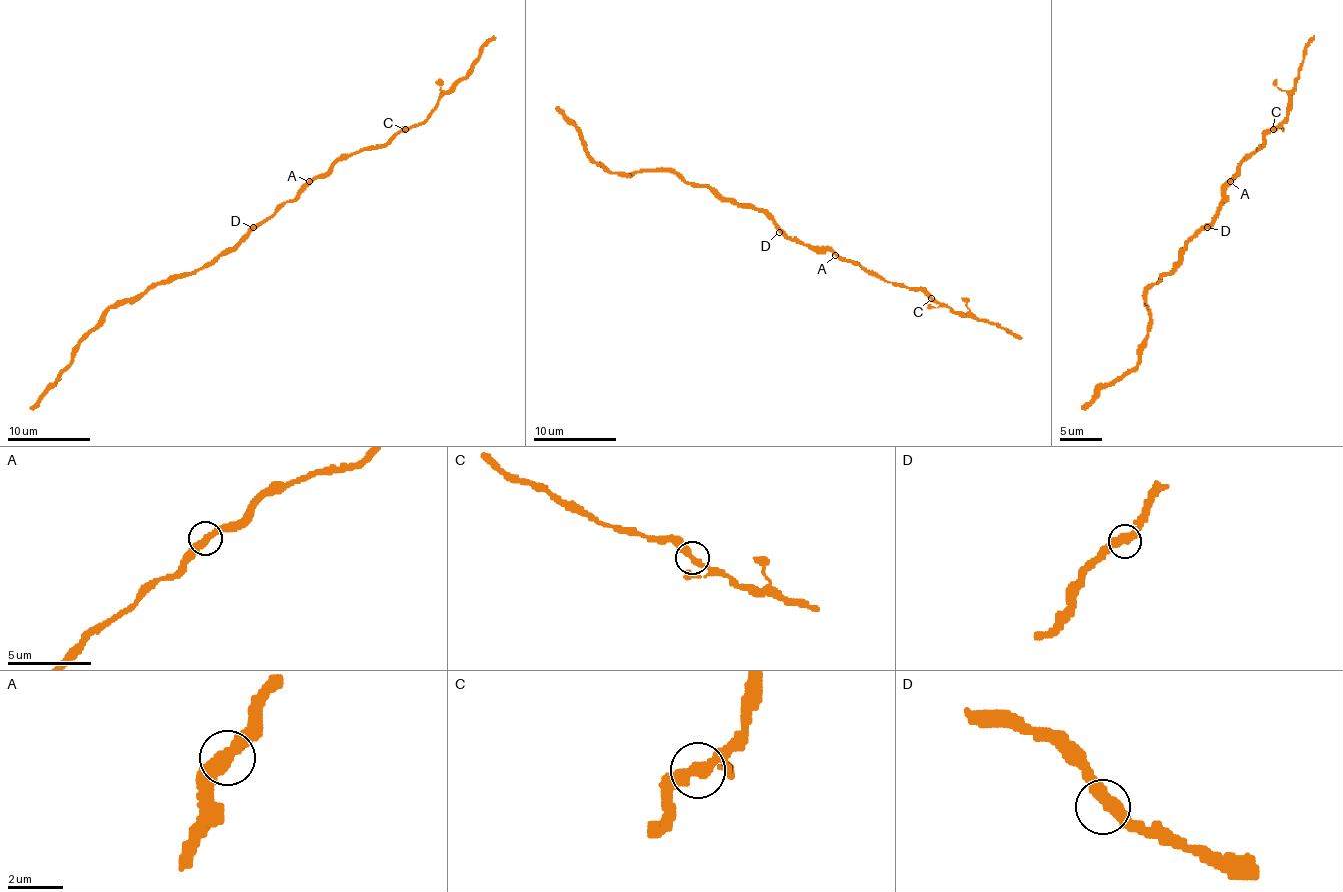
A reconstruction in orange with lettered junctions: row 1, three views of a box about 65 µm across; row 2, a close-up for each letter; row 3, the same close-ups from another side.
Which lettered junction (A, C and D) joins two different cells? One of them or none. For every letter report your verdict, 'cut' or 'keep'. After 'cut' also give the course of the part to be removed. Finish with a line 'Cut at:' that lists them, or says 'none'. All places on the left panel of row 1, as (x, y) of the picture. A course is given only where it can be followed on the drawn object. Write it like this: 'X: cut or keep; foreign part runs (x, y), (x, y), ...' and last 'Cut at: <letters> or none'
A: keep
C: keep
D: keep
Cut at: none

